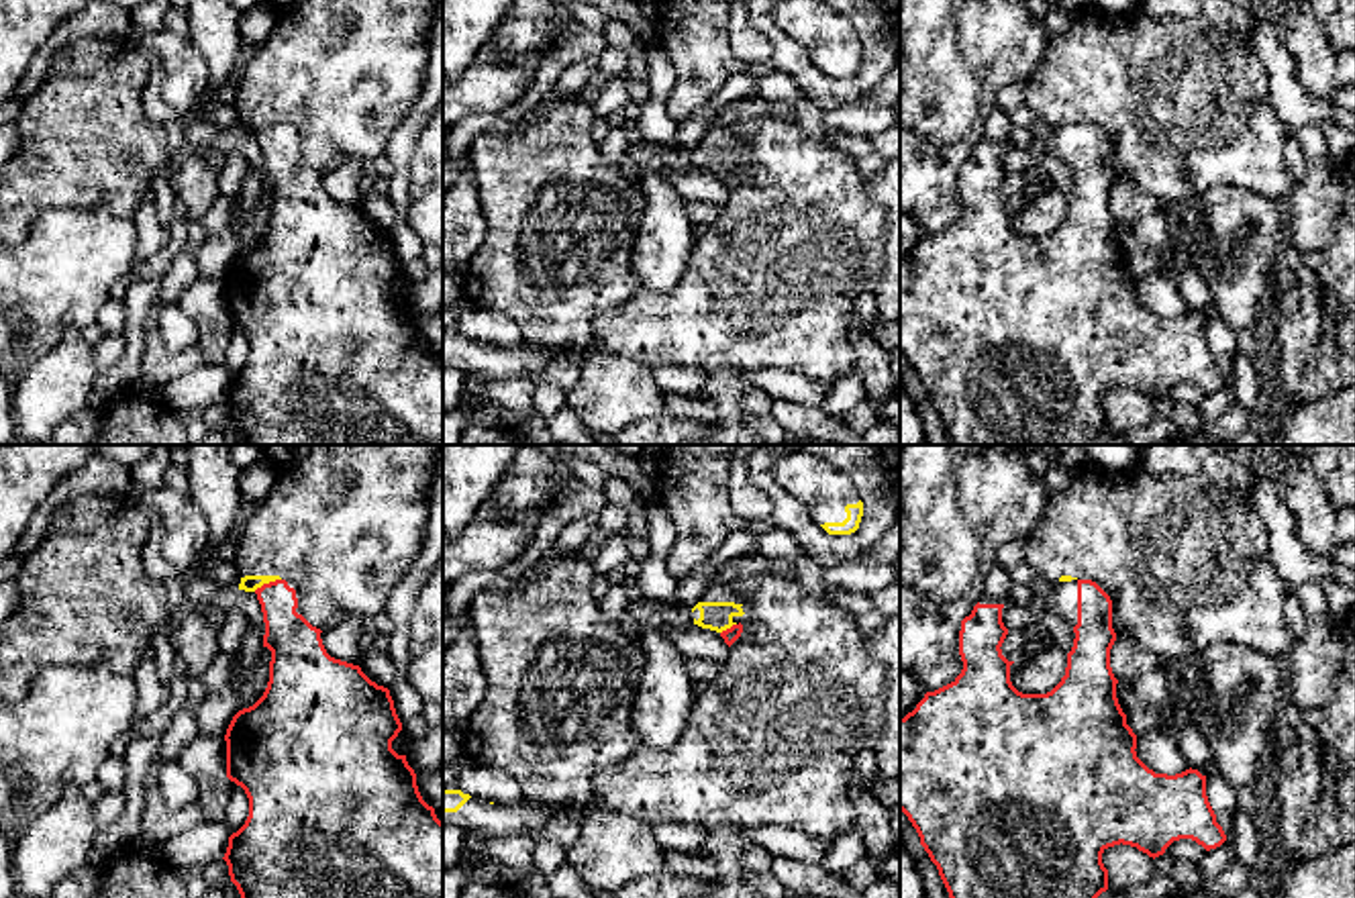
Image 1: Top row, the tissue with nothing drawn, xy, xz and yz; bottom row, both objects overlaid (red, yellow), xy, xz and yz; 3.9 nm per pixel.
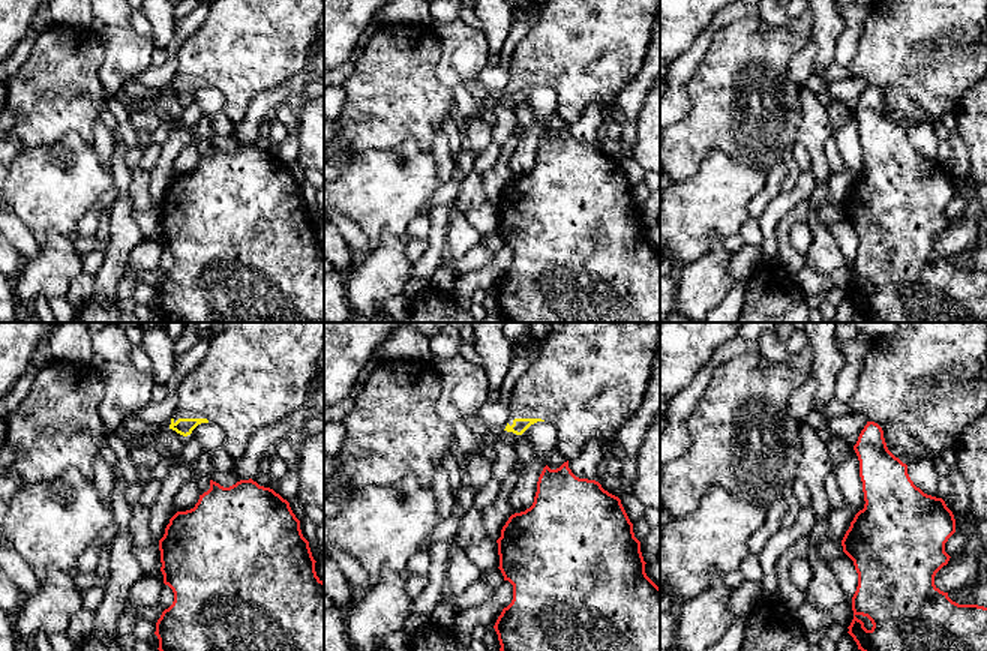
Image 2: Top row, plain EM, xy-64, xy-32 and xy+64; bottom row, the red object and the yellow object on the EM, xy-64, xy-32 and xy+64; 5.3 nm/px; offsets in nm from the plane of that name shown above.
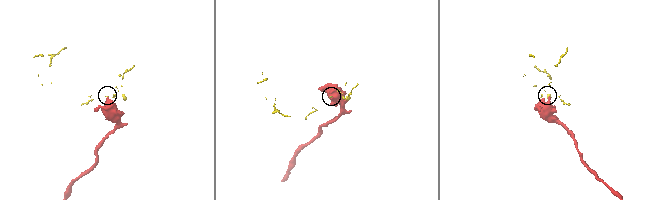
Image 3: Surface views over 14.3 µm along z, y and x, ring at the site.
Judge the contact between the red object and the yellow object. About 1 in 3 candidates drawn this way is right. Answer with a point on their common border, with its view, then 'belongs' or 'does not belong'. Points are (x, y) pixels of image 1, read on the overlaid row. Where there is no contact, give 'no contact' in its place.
meets red in xy at (266, 584); does not belong

